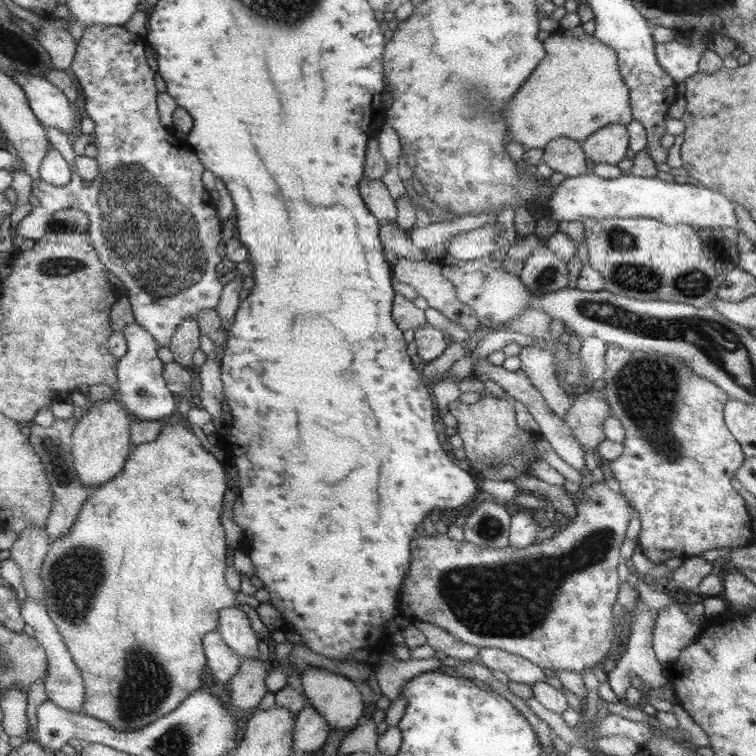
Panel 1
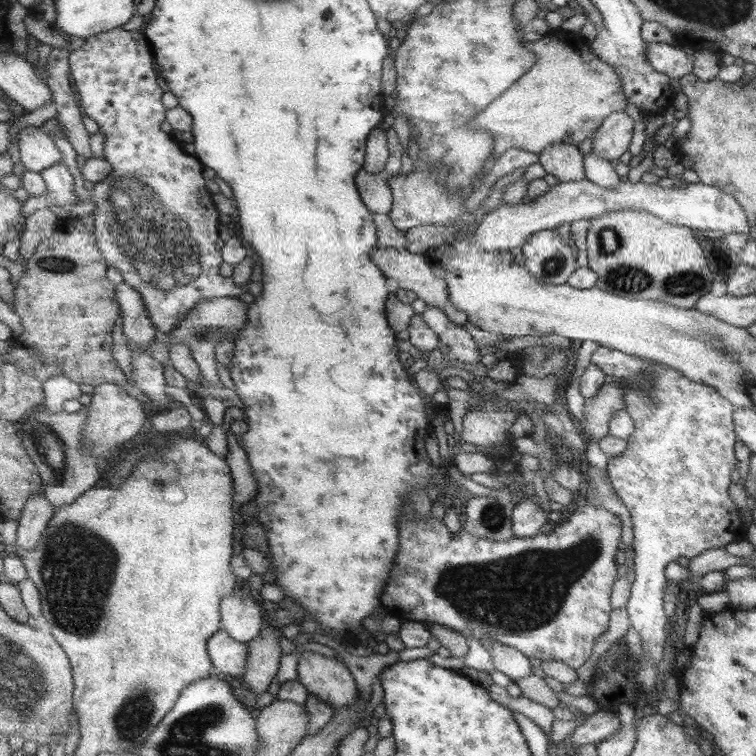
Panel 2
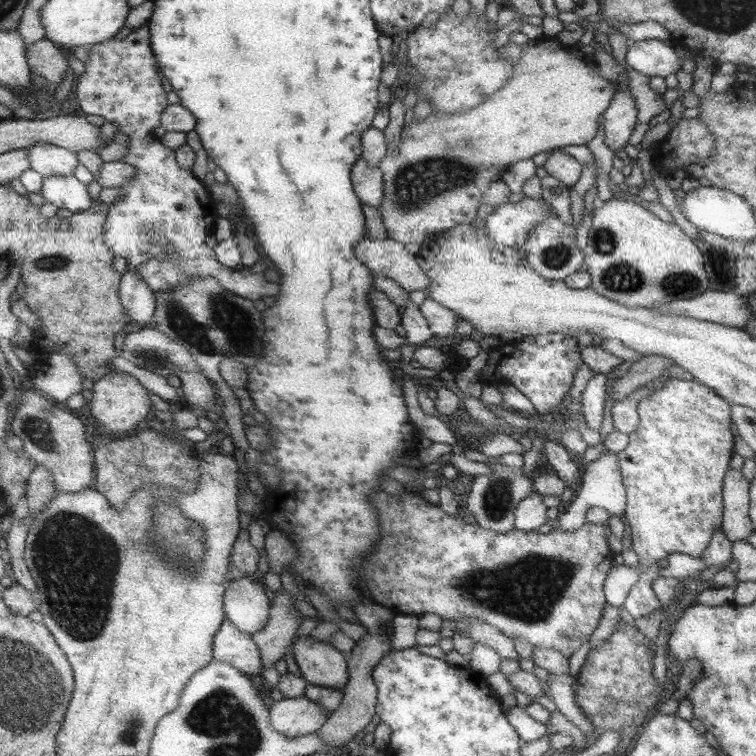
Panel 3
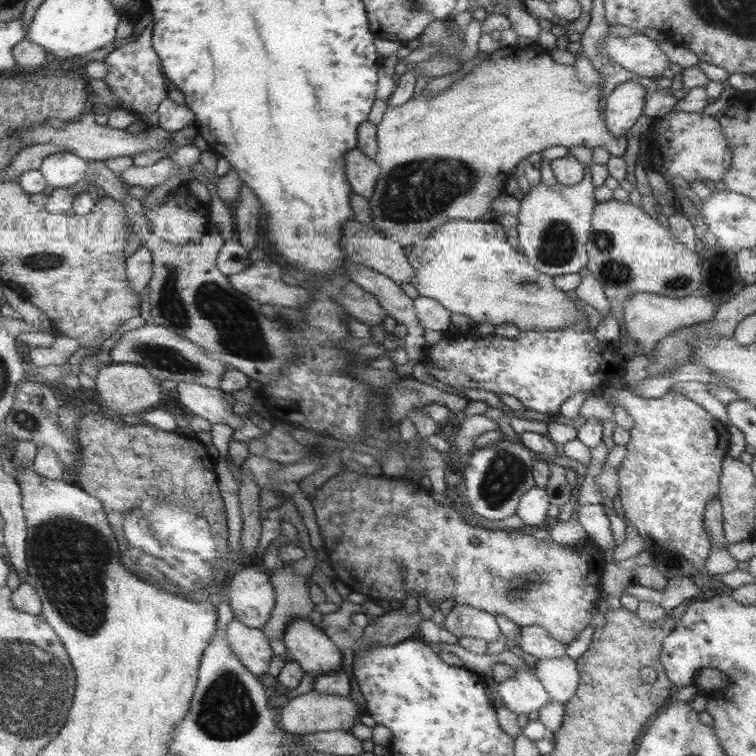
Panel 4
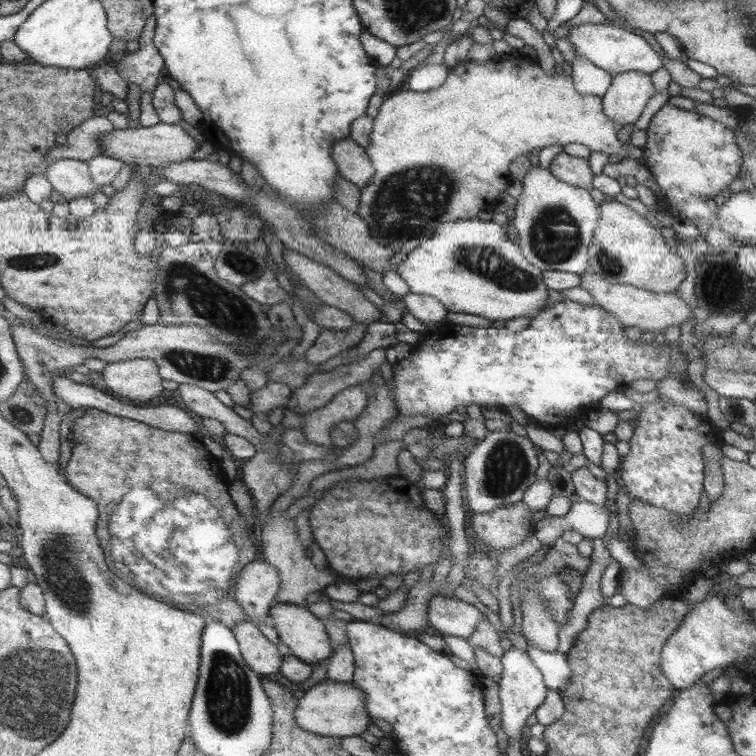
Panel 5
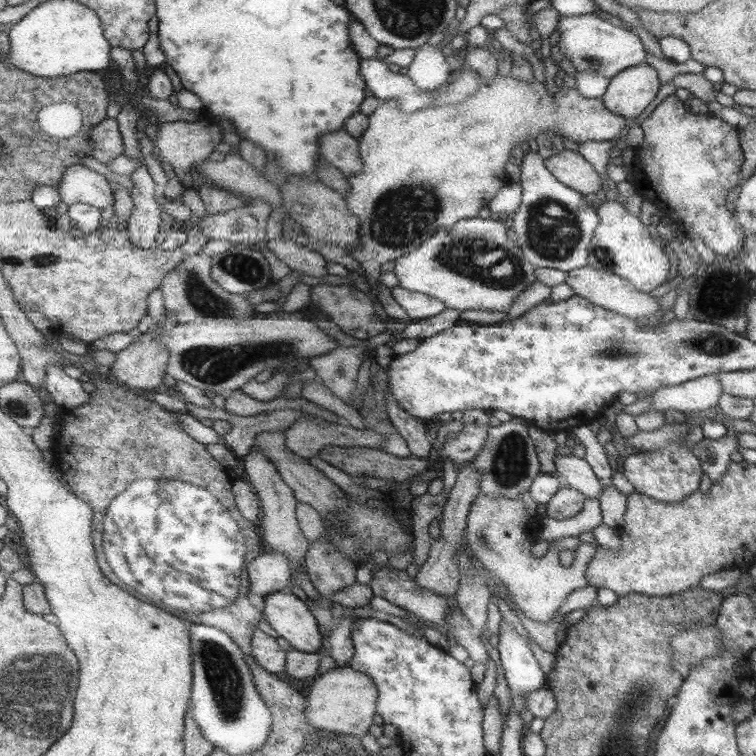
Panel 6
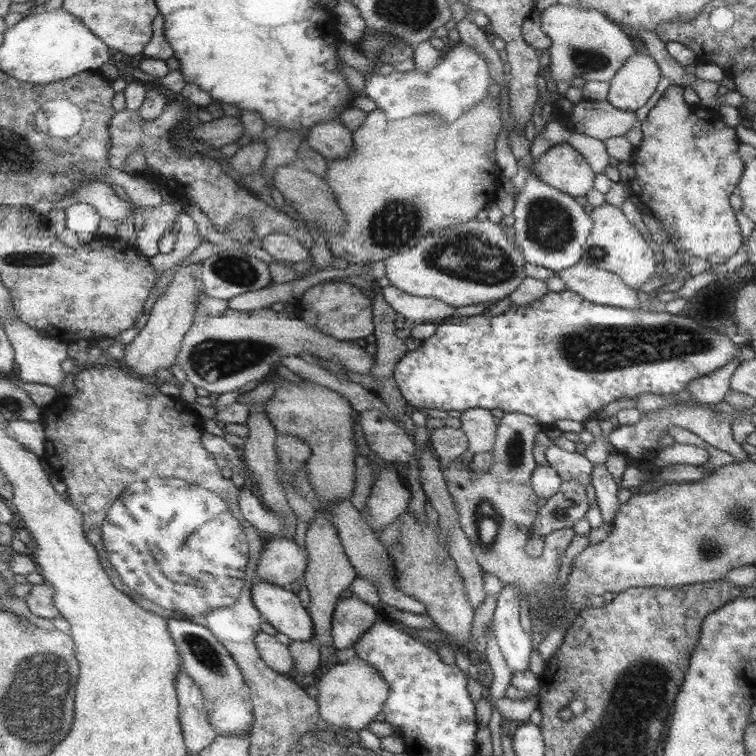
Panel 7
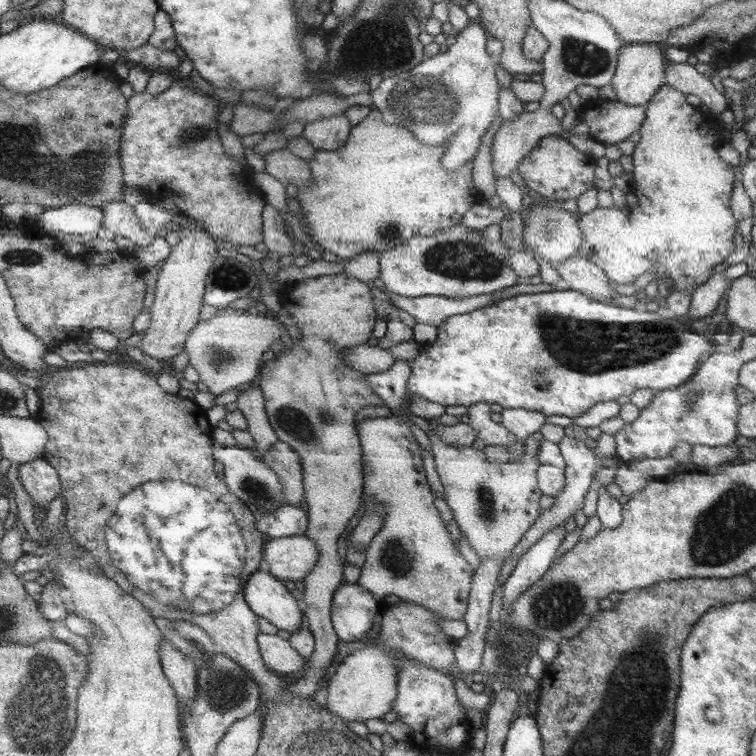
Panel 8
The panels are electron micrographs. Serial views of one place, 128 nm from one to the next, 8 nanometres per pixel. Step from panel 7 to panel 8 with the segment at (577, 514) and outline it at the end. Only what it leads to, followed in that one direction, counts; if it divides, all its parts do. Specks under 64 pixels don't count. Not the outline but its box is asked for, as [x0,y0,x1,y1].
[513,437,599,558]

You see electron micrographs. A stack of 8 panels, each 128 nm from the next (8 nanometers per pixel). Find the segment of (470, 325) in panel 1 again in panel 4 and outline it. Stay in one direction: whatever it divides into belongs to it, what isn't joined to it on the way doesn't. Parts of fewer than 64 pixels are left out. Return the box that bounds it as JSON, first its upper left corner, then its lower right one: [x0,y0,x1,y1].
[340,219,415,286]

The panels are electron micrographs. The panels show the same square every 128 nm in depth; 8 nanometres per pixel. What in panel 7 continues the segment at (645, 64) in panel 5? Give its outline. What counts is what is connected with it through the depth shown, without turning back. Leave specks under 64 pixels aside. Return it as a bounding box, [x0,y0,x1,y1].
[538,3,636,85]

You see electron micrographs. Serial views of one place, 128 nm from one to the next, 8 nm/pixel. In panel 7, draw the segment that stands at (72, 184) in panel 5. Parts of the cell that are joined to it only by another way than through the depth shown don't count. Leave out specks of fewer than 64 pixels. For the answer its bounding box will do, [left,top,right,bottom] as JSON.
[54,180,129,224]

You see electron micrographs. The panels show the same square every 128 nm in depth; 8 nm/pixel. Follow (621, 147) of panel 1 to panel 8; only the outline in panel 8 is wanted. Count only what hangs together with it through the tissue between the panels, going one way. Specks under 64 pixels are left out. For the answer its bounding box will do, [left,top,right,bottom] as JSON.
[611,43,667,106]

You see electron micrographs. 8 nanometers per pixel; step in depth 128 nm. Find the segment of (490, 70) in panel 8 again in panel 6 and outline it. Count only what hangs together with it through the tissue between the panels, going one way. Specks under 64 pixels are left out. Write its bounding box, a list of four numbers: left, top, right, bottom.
[360,58,481,114]

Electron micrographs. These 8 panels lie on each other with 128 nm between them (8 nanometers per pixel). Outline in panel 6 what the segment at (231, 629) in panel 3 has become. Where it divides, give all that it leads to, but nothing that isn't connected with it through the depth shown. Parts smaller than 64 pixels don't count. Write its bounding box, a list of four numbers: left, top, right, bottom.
[253,629,287,675]

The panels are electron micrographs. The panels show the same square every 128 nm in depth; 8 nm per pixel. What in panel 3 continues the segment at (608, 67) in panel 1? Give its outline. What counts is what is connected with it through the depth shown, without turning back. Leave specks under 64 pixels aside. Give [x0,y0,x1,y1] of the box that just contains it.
[377,36,618,244]

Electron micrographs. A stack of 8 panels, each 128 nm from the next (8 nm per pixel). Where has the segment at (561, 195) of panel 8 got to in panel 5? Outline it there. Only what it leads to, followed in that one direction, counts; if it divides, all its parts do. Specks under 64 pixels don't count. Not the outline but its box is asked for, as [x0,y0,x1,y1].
[548,152,594,190]

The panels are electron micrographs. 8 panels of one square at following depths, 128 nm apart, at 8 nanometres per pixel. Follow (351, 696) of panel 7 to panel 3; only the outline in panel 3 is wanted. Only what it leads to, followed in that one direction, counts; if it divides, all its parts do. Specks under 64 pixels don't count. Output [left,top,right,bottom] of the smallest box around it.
[270,695,331,738]

